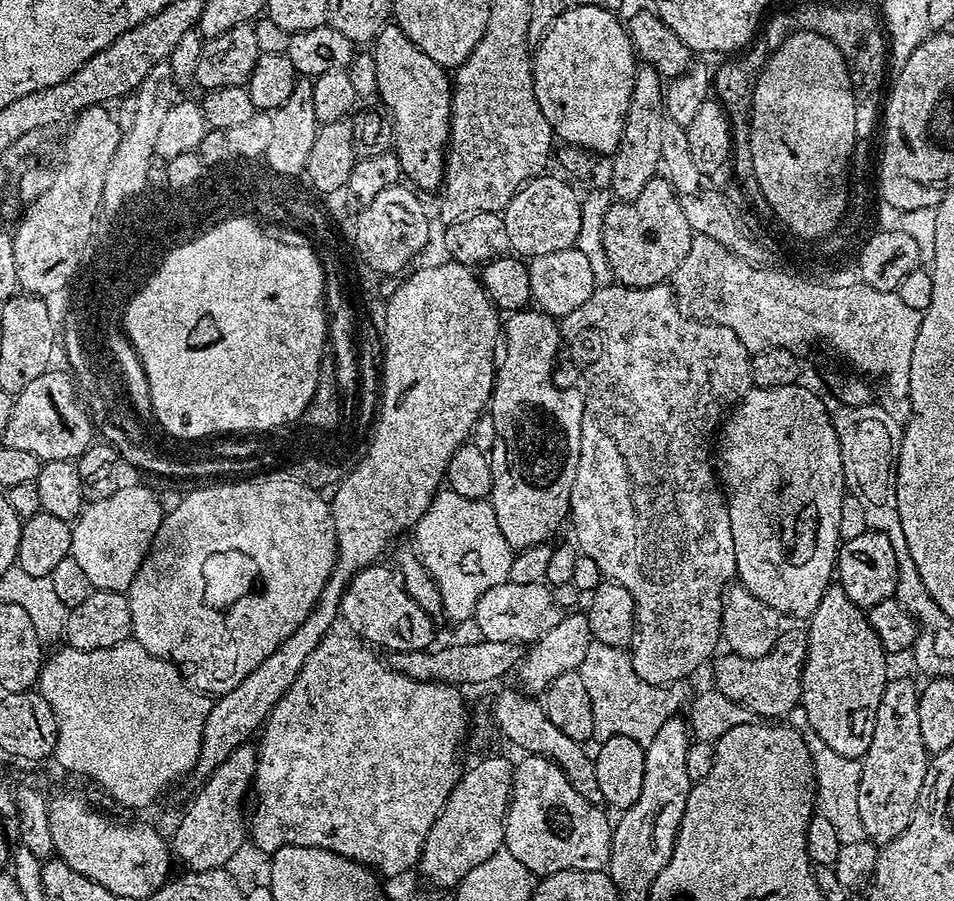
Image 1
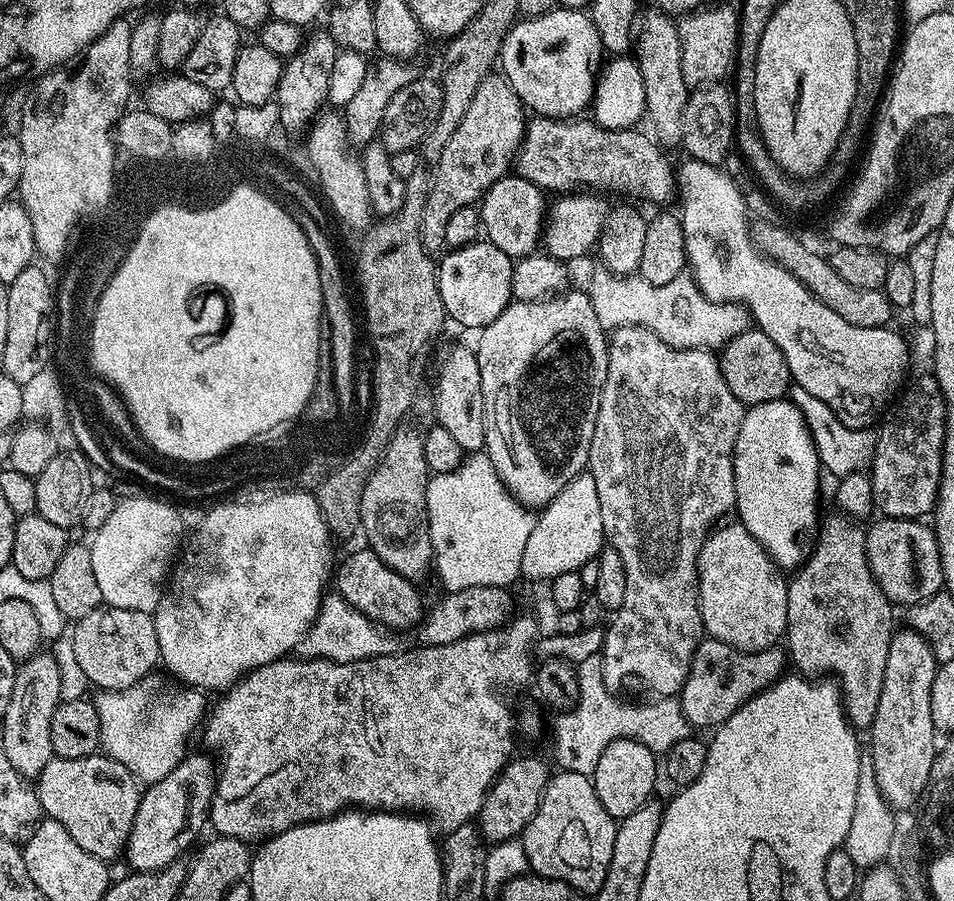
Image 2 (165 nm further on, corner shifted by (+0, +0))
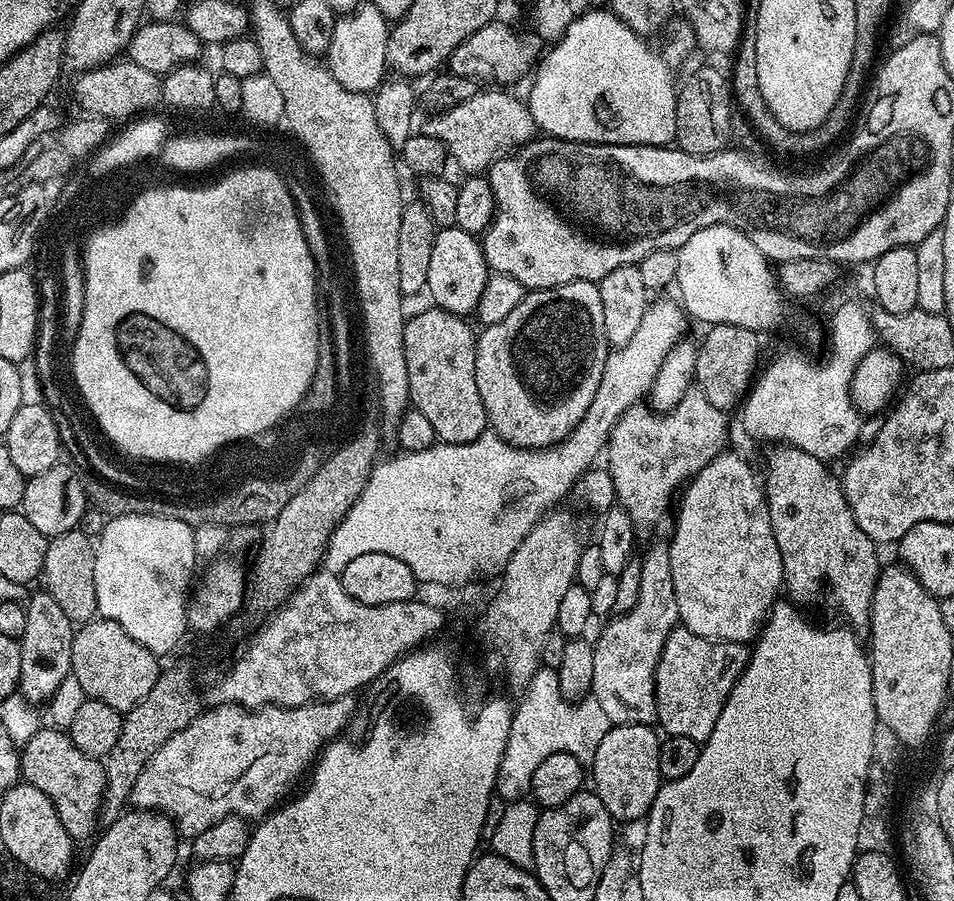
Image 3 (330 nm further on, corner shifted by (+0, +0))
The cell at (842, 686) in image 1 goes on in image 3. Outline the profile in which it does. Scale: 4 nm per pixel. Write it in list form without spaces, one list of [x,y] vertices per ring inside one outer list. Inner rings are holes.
[[[777,443],[768,452],[768,473],[763,473],[762,487],[768,500],[770,526],[774,530],[774,542],[778,542],[778,554],[782,554],[783,591],[787,599],[797,606],[805,606],[815,596],[825,596],[853,629],[867,629],[872,623],[872,599],[874,586],[880,577],[882,561],[878,546],[862,531],[862,526],[854,522],[850,502],[846,502],[844,486],[839,475],[831,472],[823,460],[814,458],[789,444]]]

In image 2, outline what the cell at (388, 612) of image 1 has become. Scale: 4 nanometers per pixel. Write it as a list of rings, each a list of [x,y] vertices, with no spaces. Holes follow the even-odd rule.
[[[371,550],[352,552],[344,561],[339,561],[334,572],[334,588],[350,606],[354,606],[366,618],[370,618],[393,630],[413,629],[419,625],[426,612],[426,604],[420,601],[420,592],[413,581],[402,578],[390,570]]]

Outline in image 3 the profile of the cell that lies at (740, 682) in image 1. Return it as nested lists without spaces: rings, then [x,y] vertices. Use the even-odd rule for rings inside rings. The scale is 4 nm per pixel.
[[[678,626],[666,638],[656,667],[656,724],[667,735],[703,742],[710,738],[730,690],[748,665],[748,644],[707,640]]]

